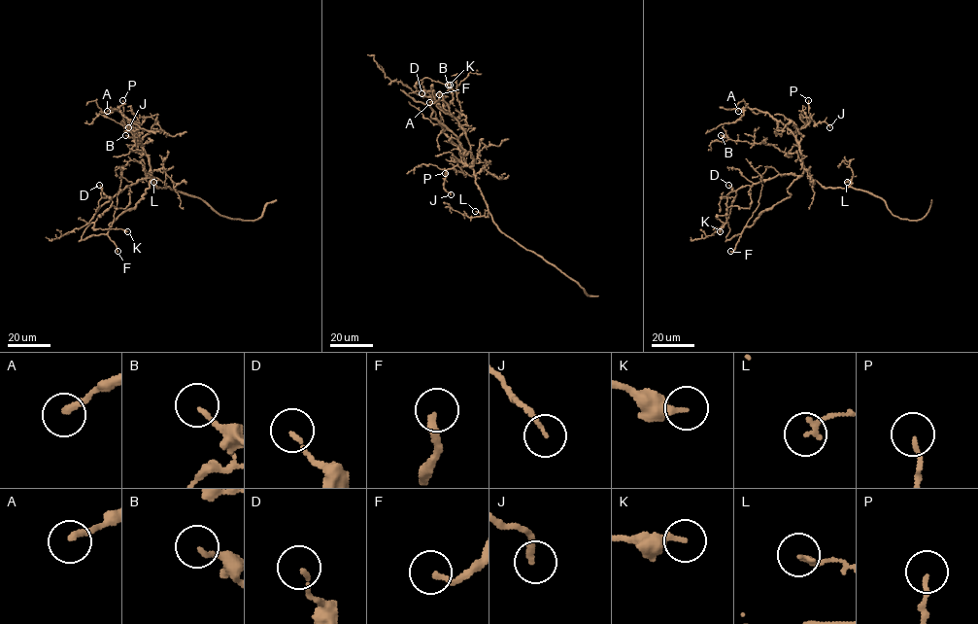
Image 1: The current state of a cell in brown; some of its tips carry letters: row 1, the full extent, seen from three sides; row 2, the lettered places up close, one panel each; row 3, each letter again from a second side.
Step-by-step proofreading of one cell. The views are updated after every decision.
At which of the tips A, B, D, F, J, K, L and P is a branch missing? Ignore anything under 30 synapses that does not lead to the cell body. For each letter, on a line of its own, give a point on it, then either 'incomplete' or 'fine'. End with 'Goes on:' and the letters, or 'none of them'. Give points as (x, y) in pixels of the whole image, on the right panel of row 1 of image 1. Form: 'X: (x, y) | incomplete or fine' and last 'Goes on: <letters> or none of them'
A: (738, 111) | incomplete
B: (721, 135) | fine
D: (728, 185) | fine
F: (730, 251) | incomplete
J: (829, 127) | fine
K: (720, 231) | fine
L: (847, 182) | fine
P: (808, 100) | fine
Goes on: A, F

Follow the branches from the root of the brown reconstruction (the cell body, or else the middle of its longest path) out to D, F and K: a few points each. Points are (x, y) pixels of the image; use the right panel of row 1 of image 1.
D: (796, 179), (788, 189), (789, 197), (765, 209), (752, 225), (727, 240), (725, 214), (731, 190), (728, 185)
F: (796, 179), (788, 189), (790, 195), (765, 209), (752, 225), (746, 226), (735, 249), (730, 251)
K: (796, 179), (788, 189), (789, 197), (765, 209), (741, 233), (727, 240), (727, 223), (713, 228), (720, 231)

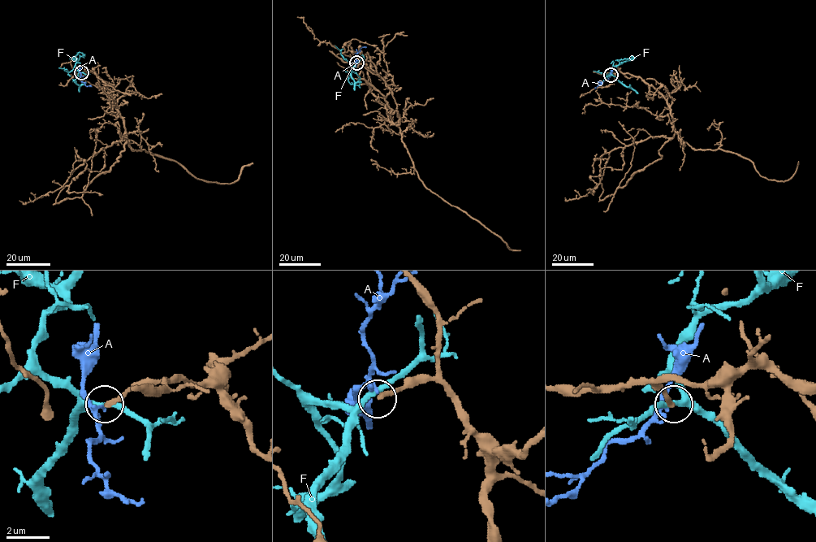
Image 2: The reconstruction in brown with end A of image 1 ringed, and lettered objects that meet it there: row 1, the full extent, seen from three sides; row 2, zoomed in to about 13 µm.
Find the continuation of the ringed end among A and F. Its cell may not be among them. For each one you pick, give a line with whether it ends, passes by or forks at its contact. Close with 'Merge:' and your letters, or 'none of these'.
Merge: none of these

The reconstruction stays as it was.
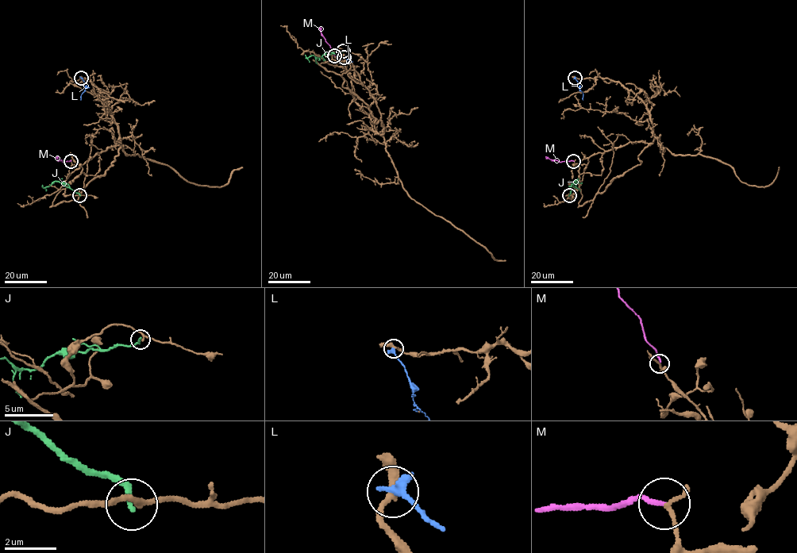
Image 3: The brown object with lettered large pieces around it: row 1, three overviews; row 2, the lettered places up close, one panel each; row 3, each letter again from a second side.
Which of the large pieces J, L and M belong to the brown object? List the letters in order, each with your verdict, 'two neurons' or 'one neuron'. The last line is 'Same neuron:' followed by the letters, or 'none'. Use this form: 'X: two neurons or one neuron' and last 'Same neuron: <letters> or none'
J: two neurons
L: two neurons
M: one neuron
Same neuron: M

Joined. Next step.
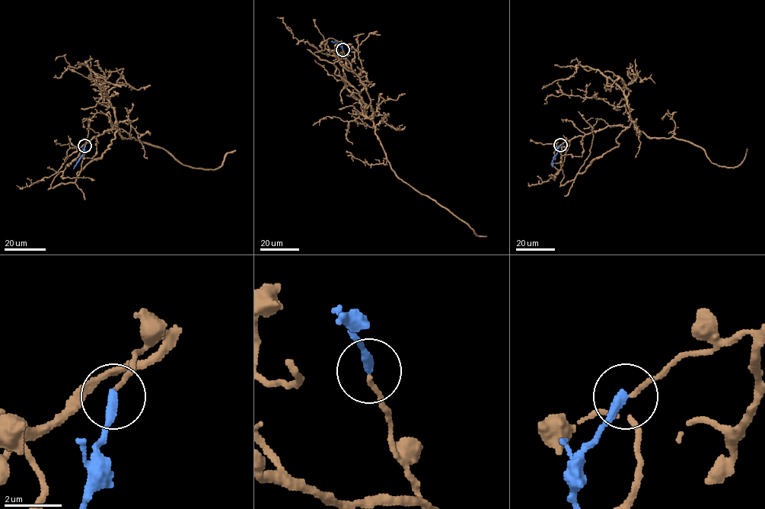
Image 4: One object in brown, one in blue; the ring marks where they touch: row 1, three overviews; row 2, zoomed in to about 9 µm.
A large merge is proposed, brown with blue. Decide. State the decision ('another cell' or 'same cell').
same cell

